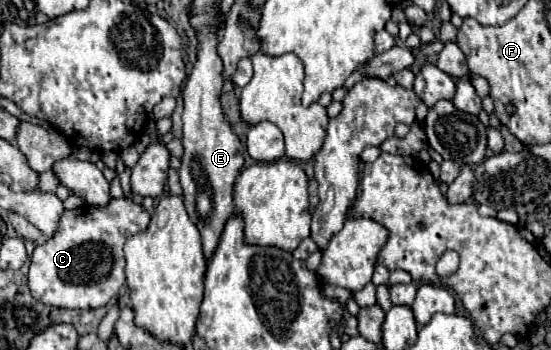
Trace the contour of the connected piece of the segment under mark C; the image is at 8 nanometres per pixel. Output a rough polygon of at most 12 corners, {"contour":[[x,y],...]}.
{"contour":[[127,198],[65,210],[39,244],[33,298],[79,310],[125,282],[151,214]]}

